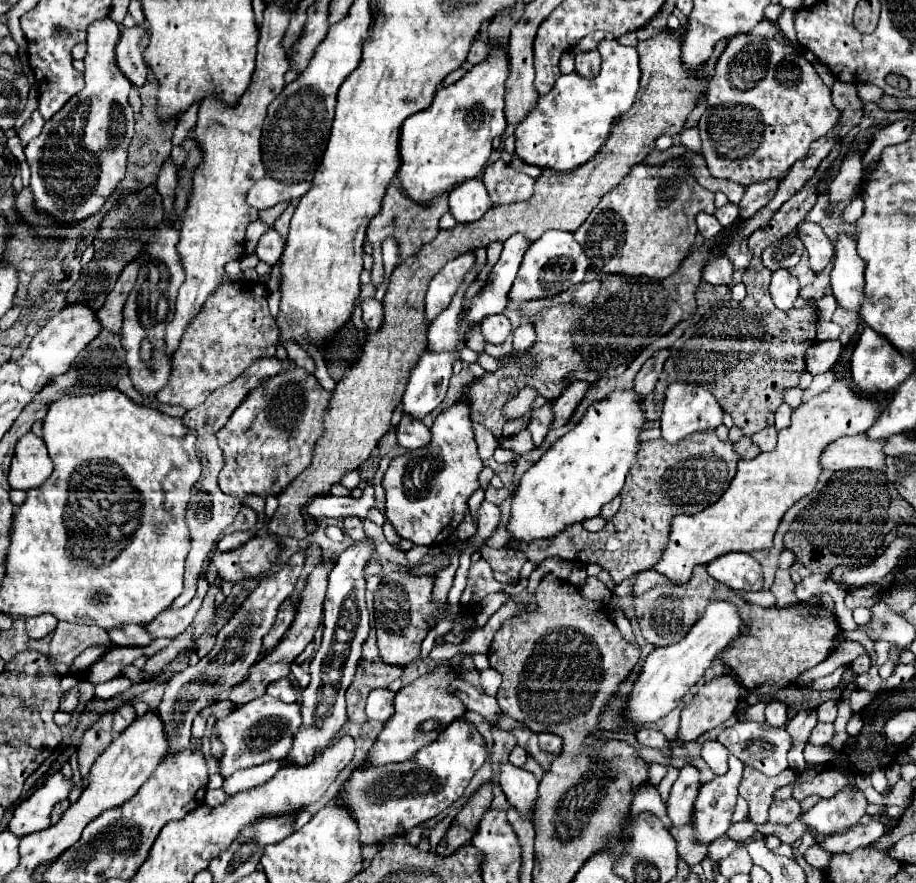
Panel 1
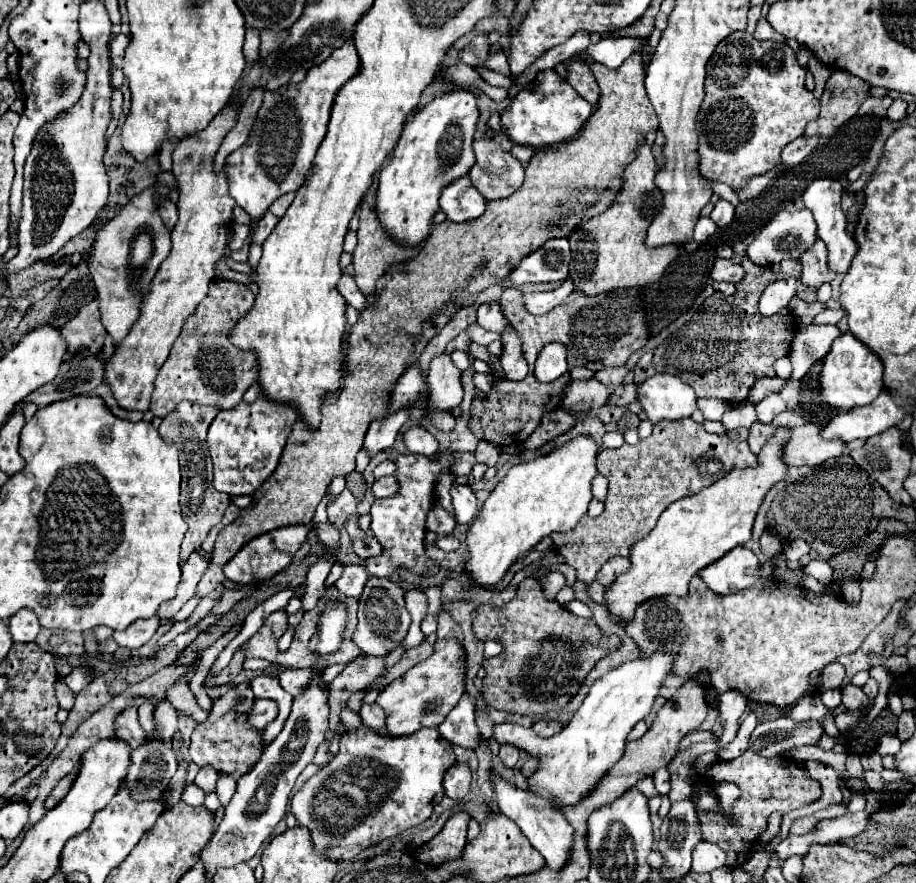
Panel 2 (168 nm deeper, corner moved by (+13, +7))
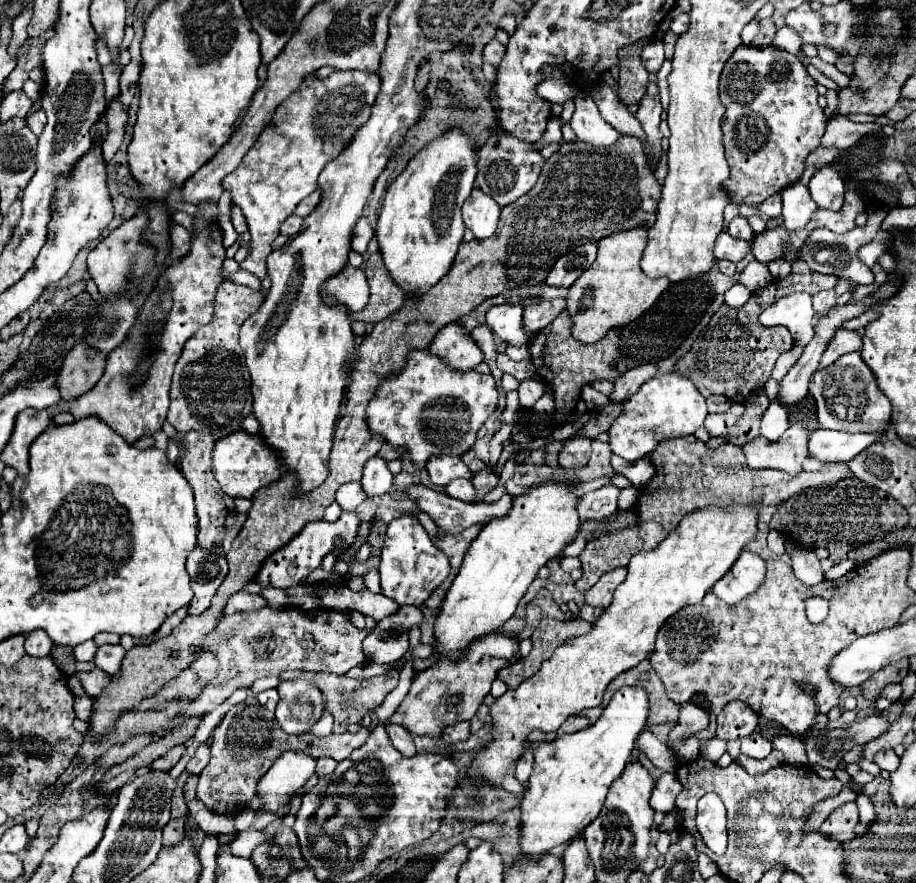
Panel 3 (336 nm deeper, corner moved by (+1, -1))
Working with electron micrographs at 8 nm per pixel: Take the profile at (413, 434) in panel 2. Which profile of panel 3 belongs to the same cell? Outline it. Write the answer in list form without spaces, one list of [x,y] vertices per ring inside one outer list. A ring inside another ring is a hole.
[[[432,457],[426,465],[428,469],[428,475],[430,475],[430,481],[432,485],[446,485],[450,479],[472,479],[474,473],[462,463],[460,457]]]

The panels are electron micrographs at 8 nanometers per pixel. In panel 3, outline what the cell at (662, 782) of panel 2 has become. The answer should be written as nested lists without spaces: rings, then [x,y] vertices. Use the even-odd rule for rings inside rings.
[[[662,773],[662,777],[656,781],[652,797],[650,797],[650,807],[654,811],[670,813],[676,805],[676,797],[680,793],[680,781],[676,781],[674,773]]]

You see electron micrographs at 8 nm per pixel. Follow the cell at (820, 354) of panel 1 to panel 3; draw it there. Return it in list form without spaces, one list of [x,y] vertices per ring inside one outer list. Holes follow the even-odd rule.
[[[838,329],[836,337],[832,339],[832,345],[828,345],[828,349],[824,351],[820,369],[832,365],[838,357],[850,353],[850,351],[860,351],[862,349],[862,337],[858,331],[848,331],[848,329]]]

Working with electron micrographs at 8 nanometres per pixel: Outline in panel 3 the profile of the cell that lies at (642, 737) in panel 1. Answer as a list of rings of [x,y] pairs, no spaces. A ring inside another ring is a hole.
[[[644,731],[640,737],[638,737],[638,747],[644,751],[644,755],[652,761],[654,767],[662,769],[664,773],[674,773],[676,769],[676,757],[672,753],[672,749],[668,747],[668,743],[656,739],[652,735],[652,731]]]

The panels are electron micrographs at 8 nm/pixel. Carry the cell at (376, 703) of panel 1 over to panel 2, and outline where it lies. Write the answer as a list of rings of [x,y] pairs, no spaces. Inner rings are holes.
[[[364,703],[360,709],[360,717],[364,725],[372,729],[384,729],[384,709],[378,703]]]

